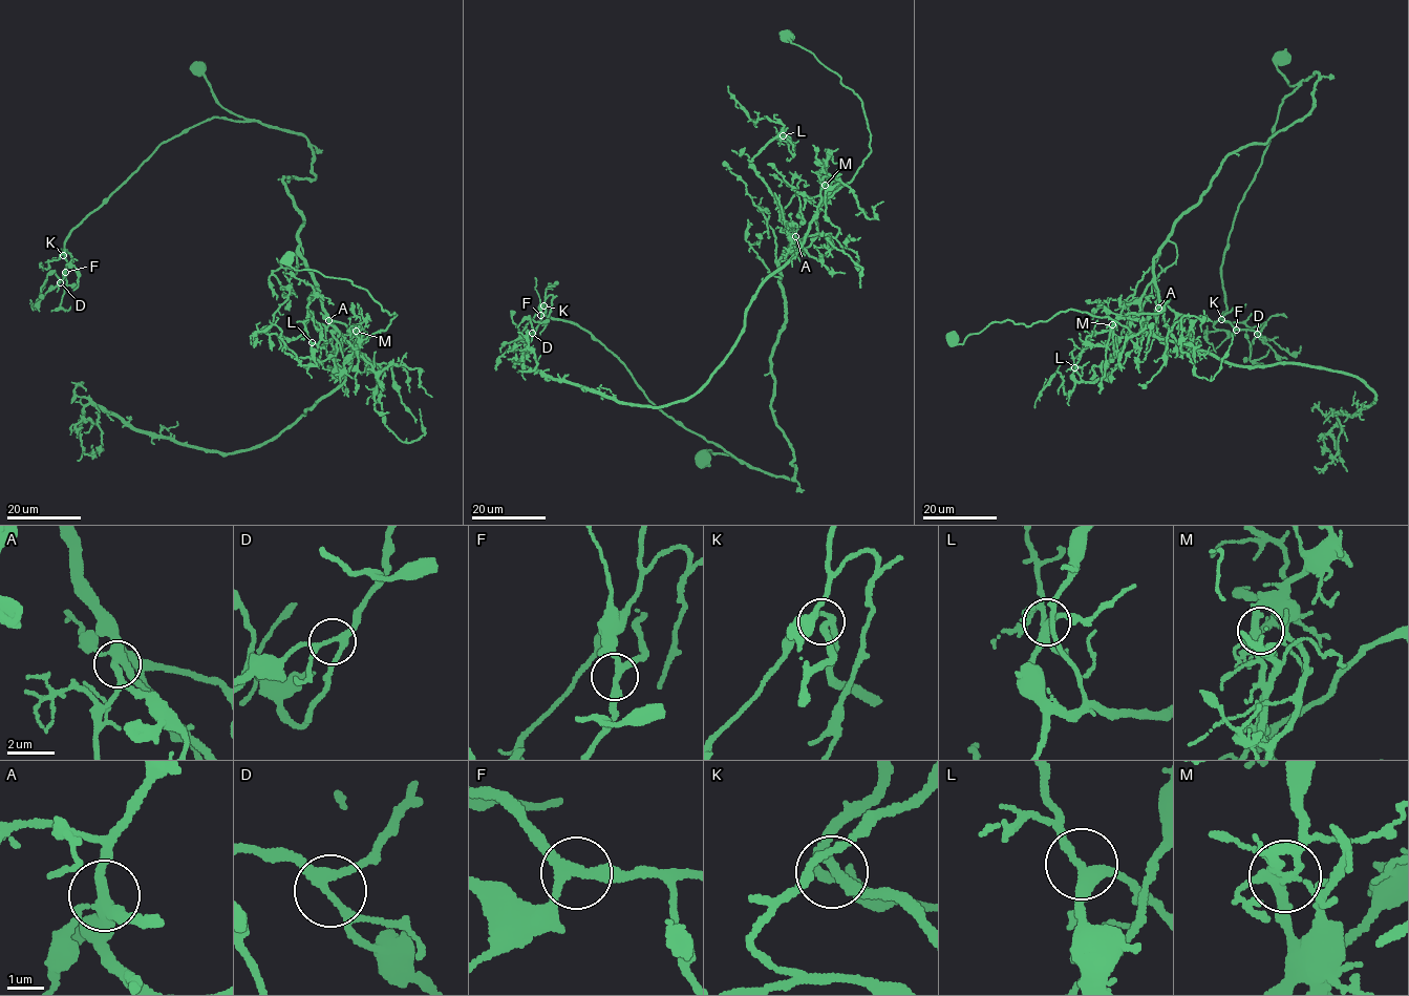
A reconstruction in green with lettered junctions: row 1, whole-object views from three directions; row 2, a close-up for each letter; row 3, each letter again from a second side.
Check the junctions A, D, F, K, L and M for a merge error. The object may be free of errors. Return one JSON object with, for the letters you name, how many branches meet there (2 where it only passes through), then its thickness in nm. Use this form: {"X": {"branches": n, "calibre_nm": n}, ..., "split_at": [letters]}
{"M": {"branches": 4, "calibre_nm": 260}, "split_at": ["M"]}

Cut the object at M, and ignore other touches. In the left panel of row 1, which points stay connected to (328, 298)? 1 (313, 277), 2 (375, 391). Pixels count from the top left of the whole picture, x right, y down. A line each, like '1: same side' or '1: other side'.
1: same side
2: same side

